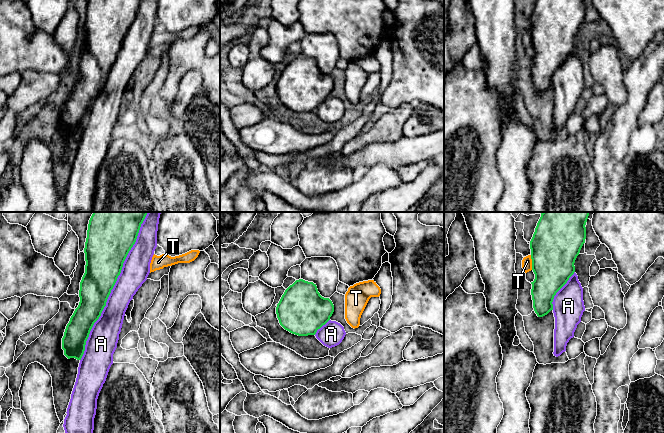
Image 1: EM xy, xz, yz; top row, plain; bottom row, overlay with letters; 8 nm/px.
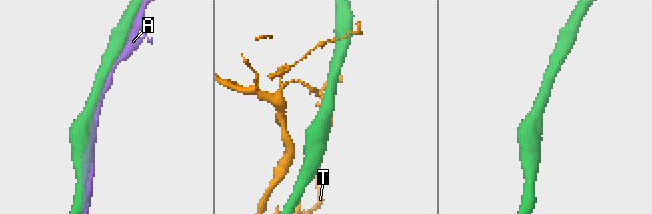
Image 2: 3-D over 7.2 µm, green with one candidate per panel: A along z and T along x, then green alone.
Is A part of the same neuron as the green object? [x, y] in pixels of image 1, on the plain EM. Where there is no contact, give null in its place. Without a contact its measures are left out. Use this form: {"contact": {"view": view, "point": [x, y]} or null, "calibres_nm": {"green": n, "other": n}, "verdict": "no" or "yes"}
{"contact": {"view": "xy", "point": [110, 68]}, "calibres_nm": {"green": 300, "other": 220}, "verdict": "yes"}

